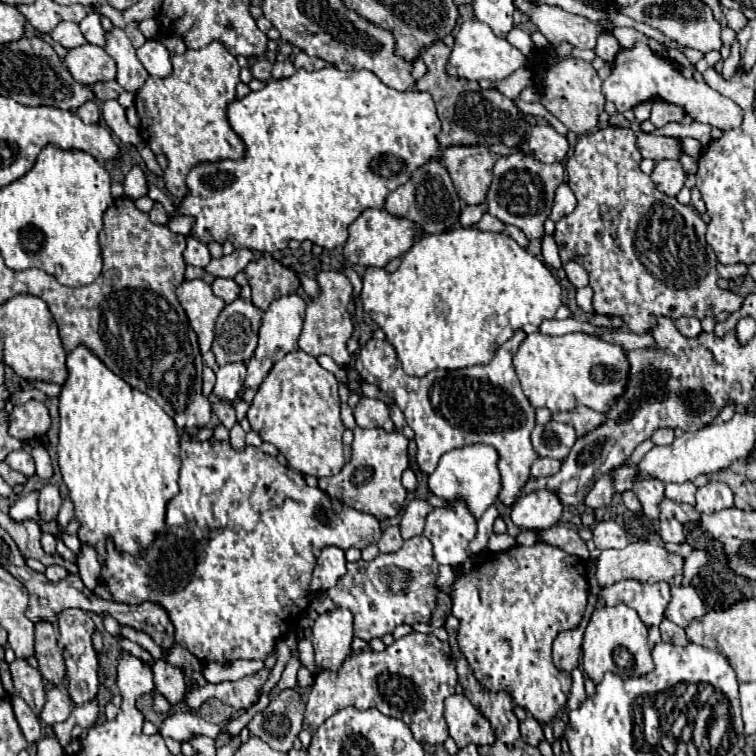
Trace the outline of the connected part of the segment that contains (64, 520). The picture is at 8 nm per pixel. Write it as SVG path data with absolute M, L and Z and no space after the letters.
M65 497L65 499L63 499L63 507L61 507L59 515L57 515L57 521L59 521L61 525L67 525L71 519L73 519L73 501L71 501L69 497Z

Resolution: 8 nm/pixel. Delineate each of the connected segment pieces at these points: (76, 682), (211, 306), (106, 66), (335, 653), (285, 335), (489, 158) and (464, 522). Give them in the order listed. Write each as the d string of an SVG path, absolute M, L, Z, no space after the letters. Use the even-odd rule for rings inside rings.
M67 609L59 615L59 633L61 633L61 645L65 647L65 663L67 663L67 677L69 677L69 695L75 705L83 705L89 699L95 699L99 689L99 658L93 651L92 634L95 623L91 621L89 613L79 609Z
M203 279L195 281L183 281L177 289L177 299L181 307L187 313L187 319L193 327L193 331L199 337L201 353L207 353L213 343L213 329L215 321L225 307L223 299L215 297L211 291L211 285L207 285Z
M91 43L69 49L63 57L63 67L69 69L73 79L83 85L115 79L115 61L101 47Z
M333 609L321 613L311 629L311 643L315 661L323 669L337 671L345 657L351 653L353 615L347 609Z
M297 293L283 295L269 305L269 309L263 313L263 321L261 321L261 329L259 329L259 345L257 345L253 357L247 361L247 377L243 383L243 391L257 389L263 383L263 379L267 377L267 373L271 371L273 363L279 361L281 355L293 351L293 347L299 339L301 327L303 327L305 309L307 309L307 301Z
M453 145L443 149L441 161L447 167L459 197L469 205L485 201L491 185L493 155L483 145Z
M455 499L451 507L437 507L427 515L423 535L431 541L437 563L459 567L469 557L469 543L477 535L477 519L463 499Z

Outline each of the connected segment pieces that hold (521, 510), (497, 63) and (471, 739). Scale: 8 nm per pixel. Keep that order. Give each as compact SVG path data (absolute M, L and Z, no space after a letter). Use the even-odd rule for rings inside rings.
M539 489L523 495L511 509L511 519L521 529L541 531L553 527L563 511L563 503L551 489Z
M469 19L469 21L461 23L461 27L459 27L457 35L455 35L455 43L451 47L449 63L459 71L459 75L463 79L499 81L499 79L505 79L507 75L511 75L515 69L523 67L525 57L507 39L497 37L485 23L481 23L477 19Z
M451 695L445 699L445 721L449 735L459 749L469 743L493 745L497 741L491 723L471 705L465 695Z

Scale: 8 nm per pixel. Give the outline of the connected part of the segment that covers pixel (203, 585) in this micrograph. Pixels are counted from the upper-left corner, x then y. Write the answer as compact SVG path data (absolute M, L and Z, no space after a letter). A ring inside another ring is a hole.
M193 435L181 439L179 489L167 503L165 533L157 535L141 557L117 551L113 539L107 537L107 557L101 565L99 583L105 585L117 603L141 605L151 601L161 605L175 625L175 643L203 663L229 663L235 659L263 661L279 637L297 627L301 613L309 607L311 571L321 549L325 545L363 549L377 543L381 535L379 521L373 515L359 513L337 499L331 499L327 507L325 491L309 487L303 475L279 465L275 457L265 455L253 445L237 451L229 441L199 441Z

